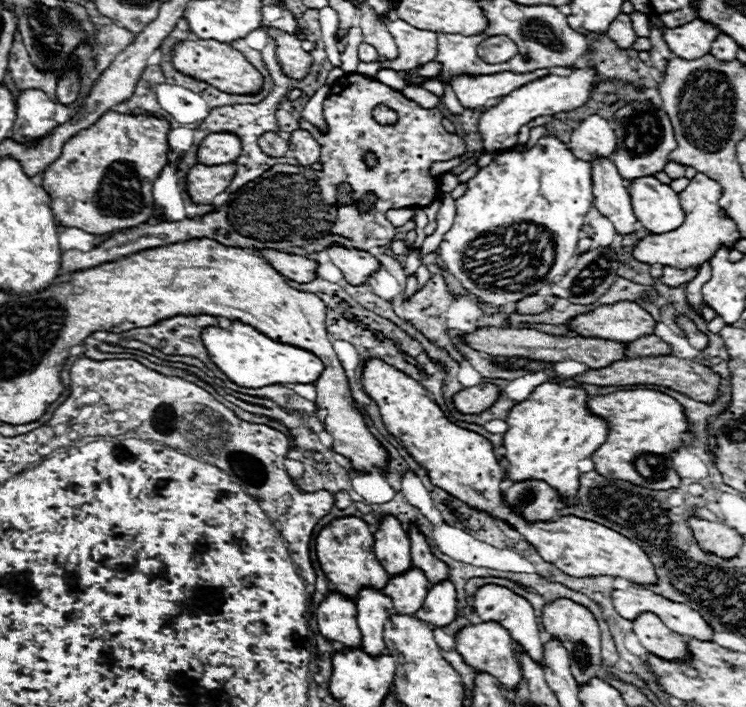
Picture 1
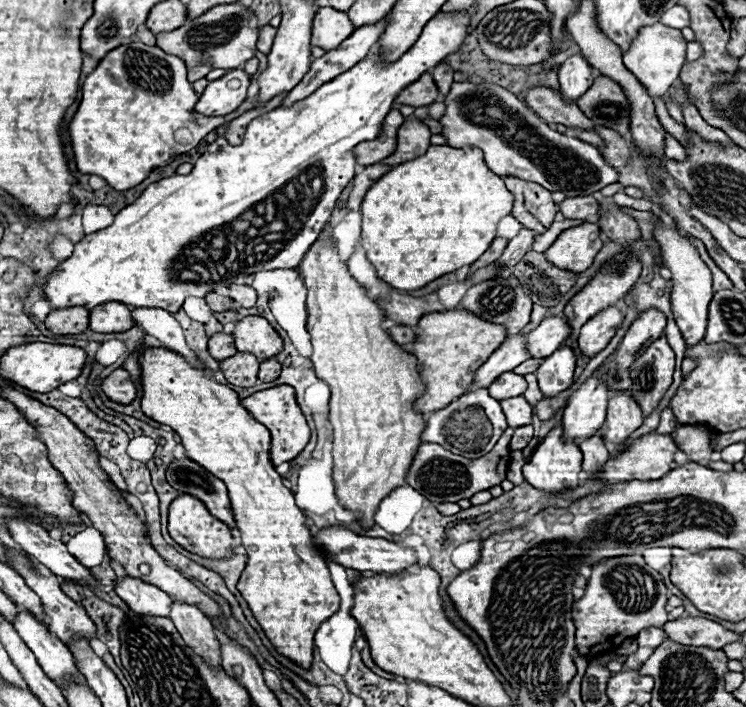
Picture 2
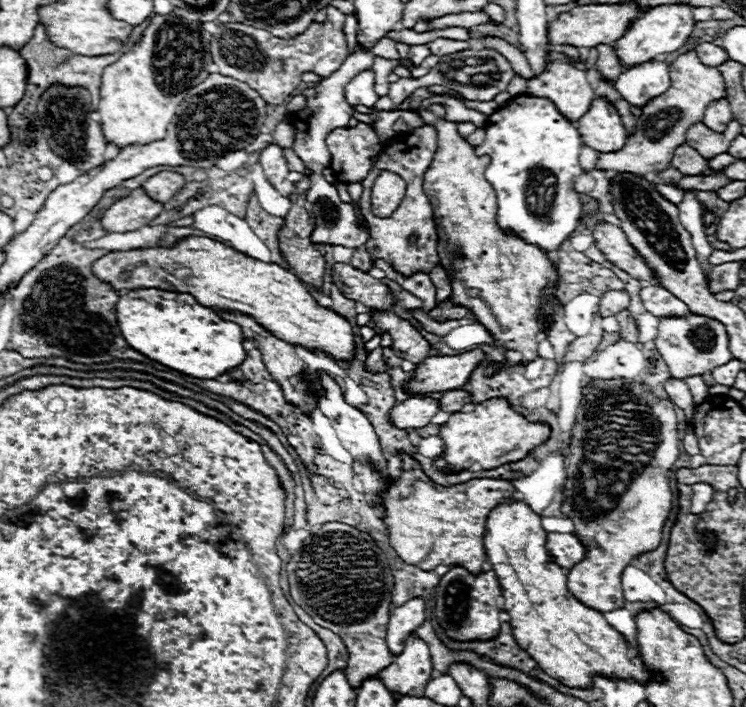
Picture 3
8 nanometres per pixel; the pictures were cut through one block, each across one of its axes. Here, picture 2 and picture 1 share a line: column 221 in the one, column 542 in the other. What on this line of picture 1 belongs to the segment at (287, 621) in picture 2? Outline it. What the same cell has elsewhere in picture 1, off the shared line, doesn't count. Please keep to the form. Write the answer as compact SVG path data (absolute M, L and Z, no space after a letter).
M544 382L534 392L514 404L508 412L508 432L504 434L504 458L510 462L506 478L510 480L544 480L554 486L564 504L576 504L578 492L578 462L590 458L608 436L606 420L594 416L586 406L588 394L580 386L562 386L558 382Z

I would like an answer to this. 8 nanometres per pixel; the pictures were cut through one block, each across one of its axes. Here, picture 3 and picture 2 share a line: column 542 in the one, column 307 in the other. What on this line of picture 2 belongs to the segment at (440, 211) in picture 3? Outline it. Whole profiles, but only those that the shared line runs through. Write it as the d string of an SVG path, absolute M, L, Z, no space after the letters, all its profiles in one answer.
M326 242L324 246L316 246L316 244L314 244L314 246L306 252L306 256L304 256L304 260L300 262L298 270L300 270L302 278L304 278L306 288L308 288L308 300L306 300L306 306L308 306L308 332L310 332L312 350L314 350L312 356L310 356L310 360L312 360L312 364L314 364L316 376L322 378L322 380L326 380L326 382L330 384L330 388L332 388L332 394L330 394L330 414L328 414L328 418L330 418L330 424L334 426L334 450L332 450L332 454L334 454L334 486L336 486L336 496L340 498L340 504L342 504L346 510L360 510L360 512L362 512L360 524L362 524L364 528L370 528L370 526L374 524L374 514L376 514L378 504L380 504L394 488L406 484L406 468L410 466L410 462L412 462L412 458L414 458L414 454L416 454L416 450L418 450L418 446L420 446L418 434L422 434L422 430L424 430L424 426L426 426L424 416L422 416L422 414L416 414L414 408L412 408L414 398L416 398L418 394L422 394L424 384L422 384L422 380L420 380L420 372L418 372L416 358L410 356L410 354L406 354L398 344L394 344L394 342L388 338L386 330L382 330L380 324L382 324L382 320L384 320L384 314L382 314L380 306L378 306L372 298L368 298L368 296L364 294L364 288L348 274L348 268L340 262L338 250L336 250L336 246L334 246L332 242Z

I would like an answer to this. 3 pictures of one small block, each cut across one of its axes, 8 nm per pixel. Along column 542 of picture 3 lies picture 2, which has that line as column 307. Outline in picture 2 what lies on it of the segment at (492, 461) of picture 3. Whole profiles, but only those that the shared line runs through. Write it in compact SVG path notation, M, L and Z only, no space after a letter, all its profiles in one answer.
M282 384L282 386L274 386L274 388L268 388L268 390L254 392L254 394L246 396L246 398L242 398L242 406L260 424L264 424L270 430L270 434L272 434L270 458L272 458L274 464L282 464L282 462L294 460L304 450L304 446L308 444L308 440L310 440L310 428L306 424L306 418L304 418L302 410L296 404L296 394L294 394L292 386Z

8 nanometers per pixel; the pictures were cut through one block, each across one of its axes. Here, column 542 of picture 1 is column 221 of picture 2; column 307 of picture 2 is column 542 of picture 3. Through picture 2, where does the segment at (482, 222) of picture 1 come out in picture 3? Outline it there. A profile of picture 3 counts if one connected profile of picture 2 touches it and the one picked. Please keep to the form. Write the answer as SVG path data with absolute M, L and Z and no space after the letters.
M522 94L512 98L504 108L498 108L488 116L486 140L476 146L478 156L490 156L490 166L486 168L486 178L496 190L498 198L498 226L506 234L516 234L524 242L538 246L544 254L558 250L564 240L580 226L582 202L580 194L574 190L574 178L584 170L578 164L582 150L582 138L574 124L570 124L548 98L536 98Z

